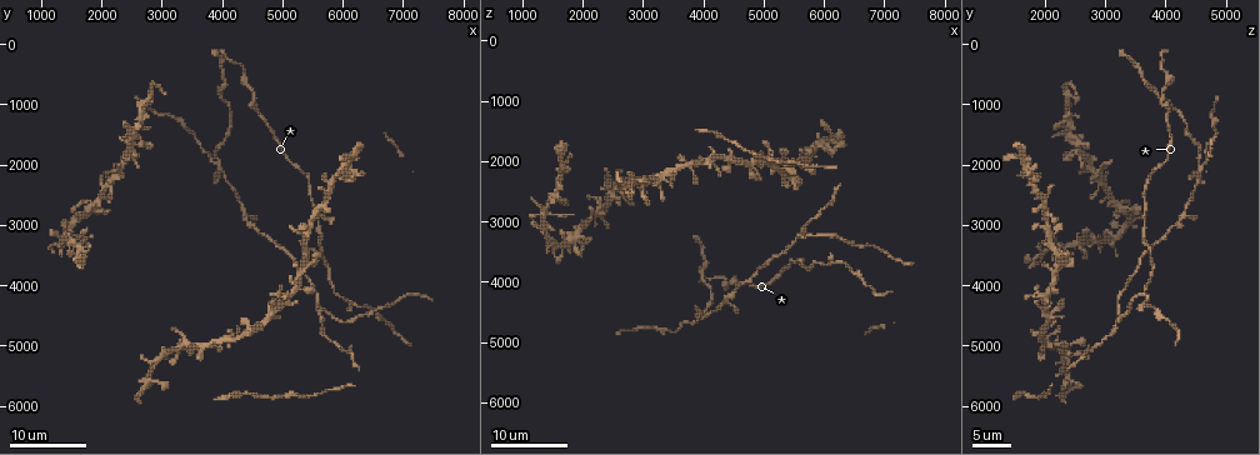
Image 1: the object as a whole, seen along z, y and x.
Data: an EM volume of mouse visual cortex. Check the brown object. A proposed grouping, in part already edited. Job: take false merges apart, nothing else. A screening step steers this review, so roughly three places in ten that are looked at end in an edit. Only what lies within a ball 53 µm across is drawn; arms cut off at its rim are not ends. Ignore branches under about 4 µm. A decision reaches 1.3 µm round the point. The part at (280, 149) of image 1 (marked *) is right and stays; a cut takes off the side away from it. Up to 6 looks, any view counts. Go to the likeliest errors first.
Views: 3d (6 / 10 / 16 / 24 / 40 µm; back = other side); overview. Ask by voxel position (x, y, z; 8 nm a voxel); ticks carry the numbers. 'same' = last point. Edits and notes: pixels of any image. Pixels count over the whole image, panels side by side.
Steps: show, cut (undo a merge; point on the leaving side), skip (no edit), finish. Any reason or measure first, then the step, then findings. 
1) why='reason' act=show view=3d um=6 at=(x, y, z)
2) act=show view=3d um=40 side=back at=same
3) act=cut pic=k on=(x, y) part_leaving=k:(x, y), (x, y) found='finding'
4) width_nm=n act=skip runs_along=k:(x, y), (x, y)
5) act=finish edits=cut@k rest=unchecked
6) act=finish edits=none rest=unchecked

why='looks like a crossing' act=show view=3d um=24 at=(3950, 2050, 4550)

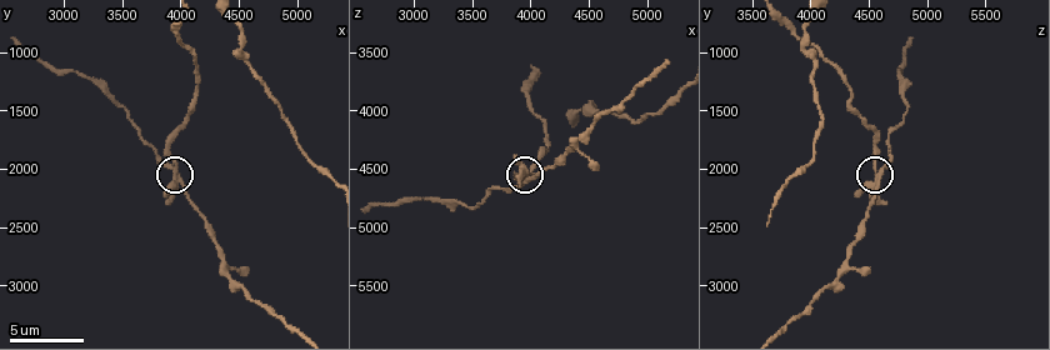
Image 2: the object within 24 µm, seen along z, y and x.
why='closer look' act=show view=3d um=10 at=(3980, 2020, 4580)

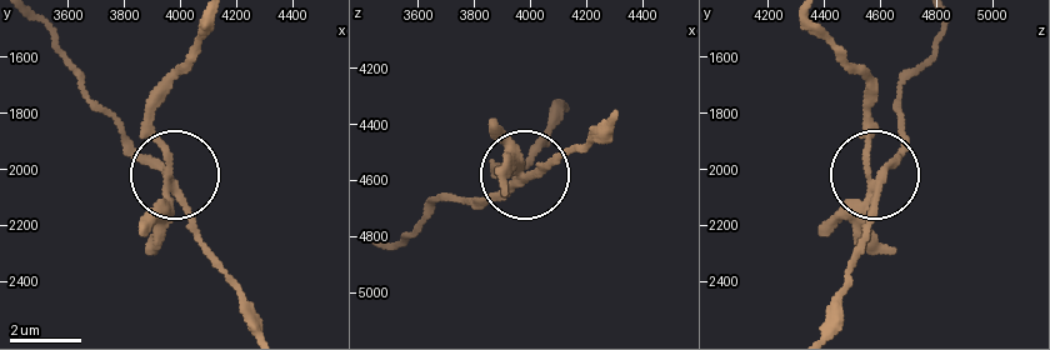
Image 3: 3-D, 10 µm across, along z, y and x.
arms=4 act=cut pic=3 on=(150, 221) part_leaving=3:(170, 189), (153, 103), (200, 23) found='a second neuron is stuck on'

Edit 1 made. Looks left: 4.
why='four arms meet' act=show view=3d um=24 at=(5650, 4400, 3200)

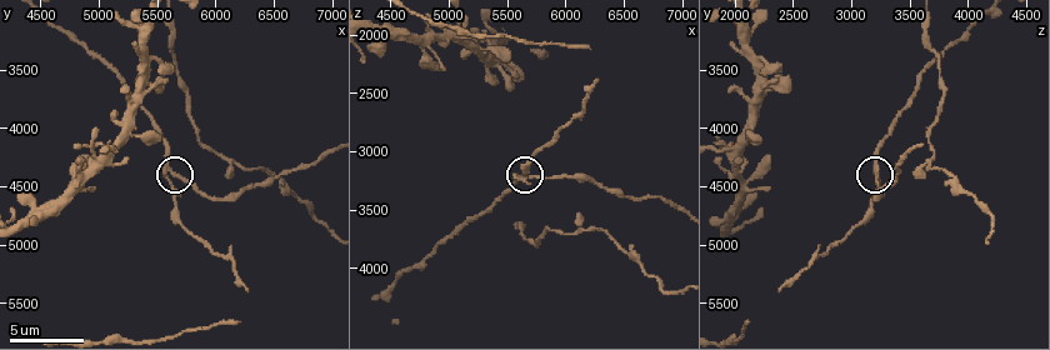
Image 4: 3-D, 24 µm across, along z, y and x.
why='closer look' act=show view=3d um=10 at=(5680, 4420, 3200)

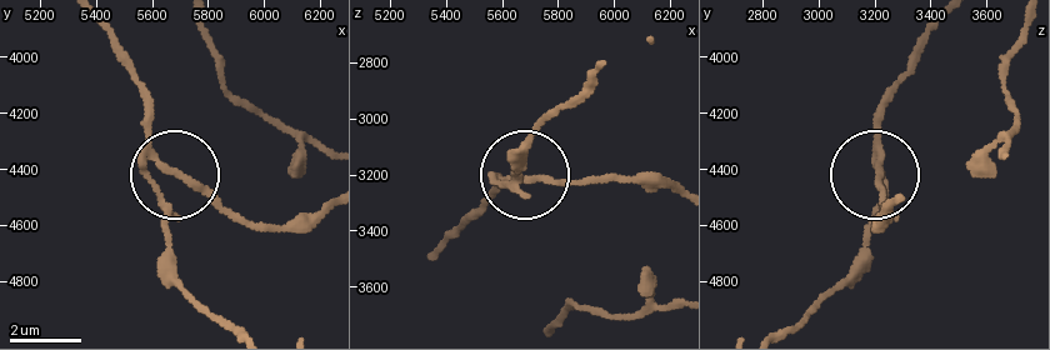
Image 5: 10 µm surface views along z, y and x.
side_arm_um=13 arms=4 act=cut pic=5 on=(163, 204) found='a second neuron is stuck on'

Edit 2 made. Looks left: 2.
act=finish edits=cut@3,cut@5 rest=unchecked

